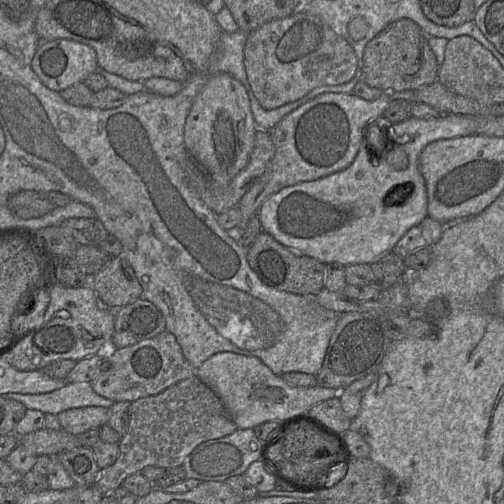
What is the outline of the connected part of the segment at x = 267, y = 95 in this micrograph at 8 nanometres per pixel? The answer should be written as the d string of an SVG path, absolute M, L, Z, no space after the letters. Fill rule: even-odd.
M301 10L266 22L248 32L244 66L251 90L267 110L302 98L312 89L350 81L356 72L357 57L349 43L319 17Z

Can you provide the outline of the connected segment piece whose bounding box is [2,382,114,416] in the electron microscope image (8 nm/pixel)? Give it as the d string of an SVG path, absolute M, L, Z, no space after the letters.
M88 382L68 383L60 389L43 394L8 393L2 396L22 403L27 409L55 416L74 408L89 406L110 408L114 403L98 395Z

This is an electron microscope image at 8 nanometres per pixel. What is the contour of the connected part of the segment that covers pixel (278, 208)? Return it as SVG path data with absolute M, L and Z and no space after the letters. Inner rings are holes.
M448 114L438 118L411 117L402 122L392 122L384 115L379 116L374 120L373 126L382 129L380 131L384 134L385 142L403 146L408 157L406 168L397 169L390 165L384 157L382 158L383 152L378 156L372 145L363 139L353 163L346 169L313 181L284 187L269 196L258 210L262 231L270 234L291 251L309 256L324 264L339 263L343 266L371 264L392 251L399 239L411 227L419 225L428 215L427 190L419 169L419 157L423 149L436 140L480 134L488 117L491 116Z

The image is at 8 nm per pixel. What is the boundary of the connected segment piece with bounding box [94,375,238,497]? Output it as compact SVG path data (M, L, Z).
M196 375L159 394L131 402L129 414L127 432L119 442L118 459L100 470L94 484L103 497L121 487L128 476L140 473L145 467L168 469L182 466L185 458L201 443L227 436L238 429L216 393Z

